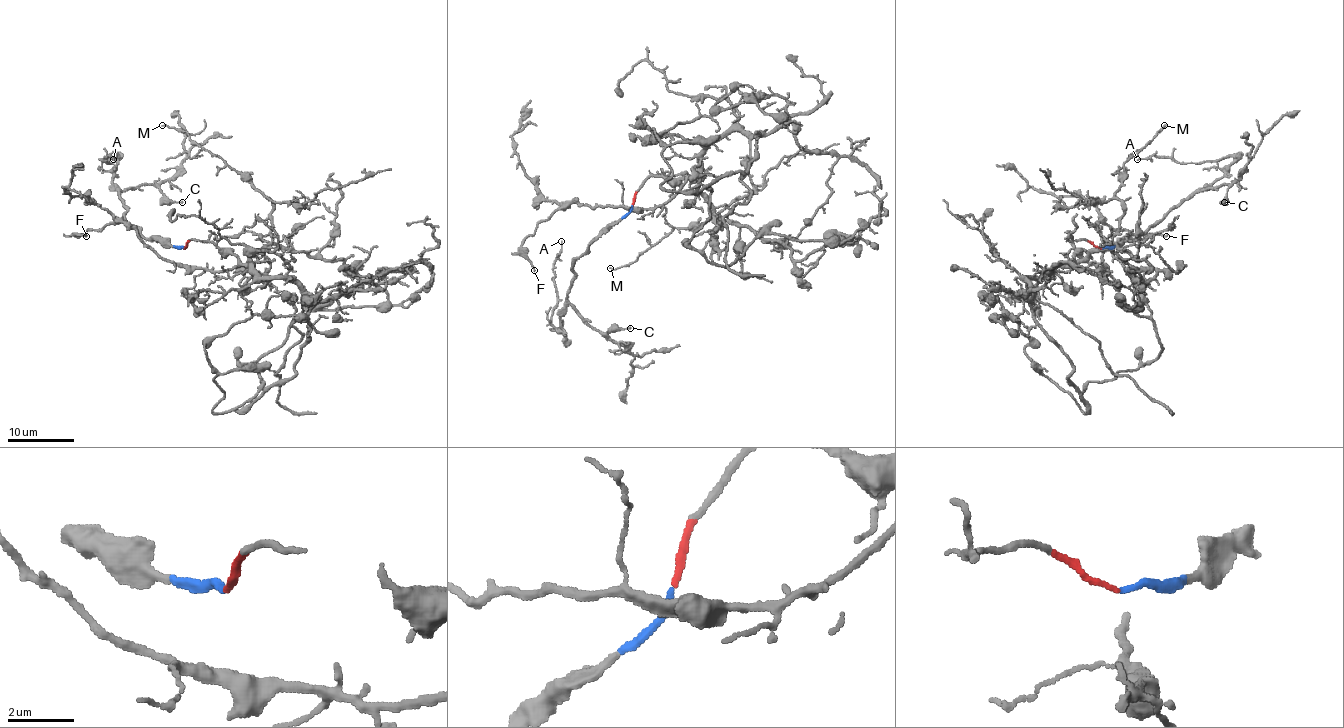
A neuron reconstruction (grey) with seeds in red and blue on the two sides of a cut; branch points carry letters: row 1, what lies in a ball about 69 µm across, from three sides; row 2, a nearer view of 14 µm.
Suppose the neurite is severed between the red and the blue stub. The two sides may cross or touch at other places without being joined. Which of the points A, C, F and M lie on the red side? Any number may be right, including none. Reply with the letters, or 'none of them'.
F, M

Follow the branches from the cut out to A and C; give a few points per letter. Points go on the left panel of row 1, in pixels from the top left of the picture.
A: (184, 248), (148, 240), (126, 221), (113, 180), (116, 158), (103, 160), (109, 163), (108, 155), (113, 160)
C: (184, 248), (148, 240), (126, 221), (126, 210), (119, 193), (146, 185), (156, 187), (169, 200), (183, 201)

